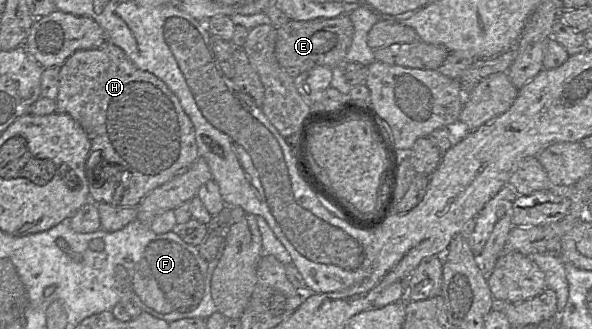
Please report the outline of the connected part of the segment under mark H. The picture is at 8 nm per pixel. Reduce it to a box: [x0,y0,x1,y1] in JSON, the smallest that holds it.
[56,42,200,207]

